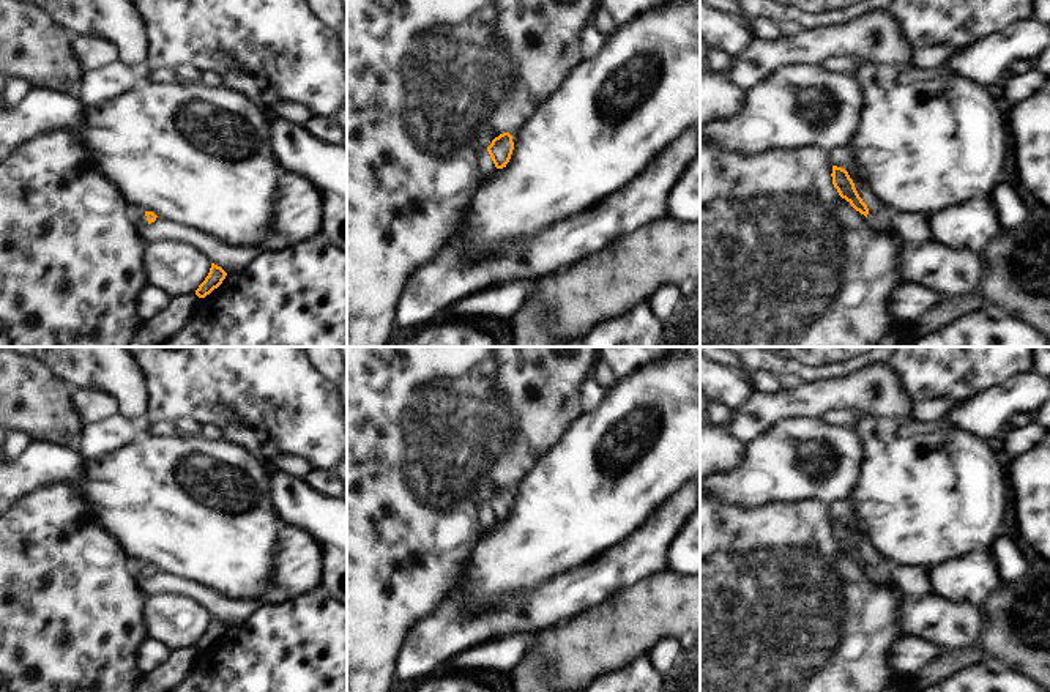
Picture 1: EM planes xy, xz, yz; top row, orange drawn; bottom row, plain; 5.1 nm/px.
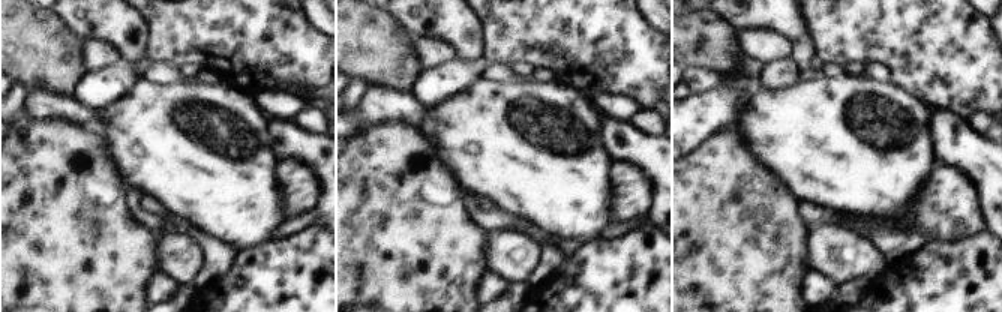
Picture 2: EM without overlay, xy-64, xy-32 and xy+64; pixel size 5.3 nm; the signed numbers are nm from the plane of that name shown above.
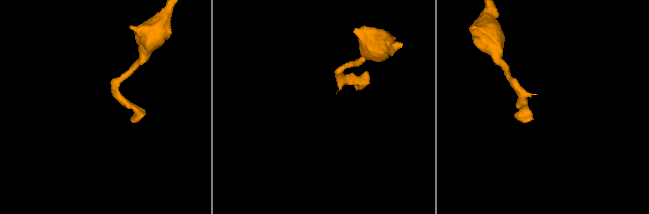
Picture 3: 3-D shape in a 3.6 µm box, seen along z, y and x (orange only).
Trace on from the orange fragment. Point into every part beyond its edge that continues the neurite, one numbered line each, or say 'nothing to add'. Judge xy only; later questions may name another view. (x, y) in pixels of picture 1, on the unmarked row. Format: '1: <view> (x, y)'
1: xy (137, 569)

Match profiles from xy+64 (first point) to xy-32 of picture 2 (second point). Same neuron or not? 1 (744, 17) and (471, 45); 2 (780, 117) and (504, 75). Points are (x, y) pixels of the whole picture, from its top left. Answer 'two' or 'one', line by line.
1: one
2: two

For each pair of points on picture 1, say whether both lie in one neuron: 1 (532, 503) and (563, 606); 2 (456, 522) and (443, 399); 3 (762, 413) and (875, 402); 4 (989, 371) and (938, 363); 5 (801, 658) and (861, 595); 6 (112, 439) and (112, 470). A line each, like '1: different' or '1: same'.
1: different
2: same
3: same
4: same
5: same
6: different

